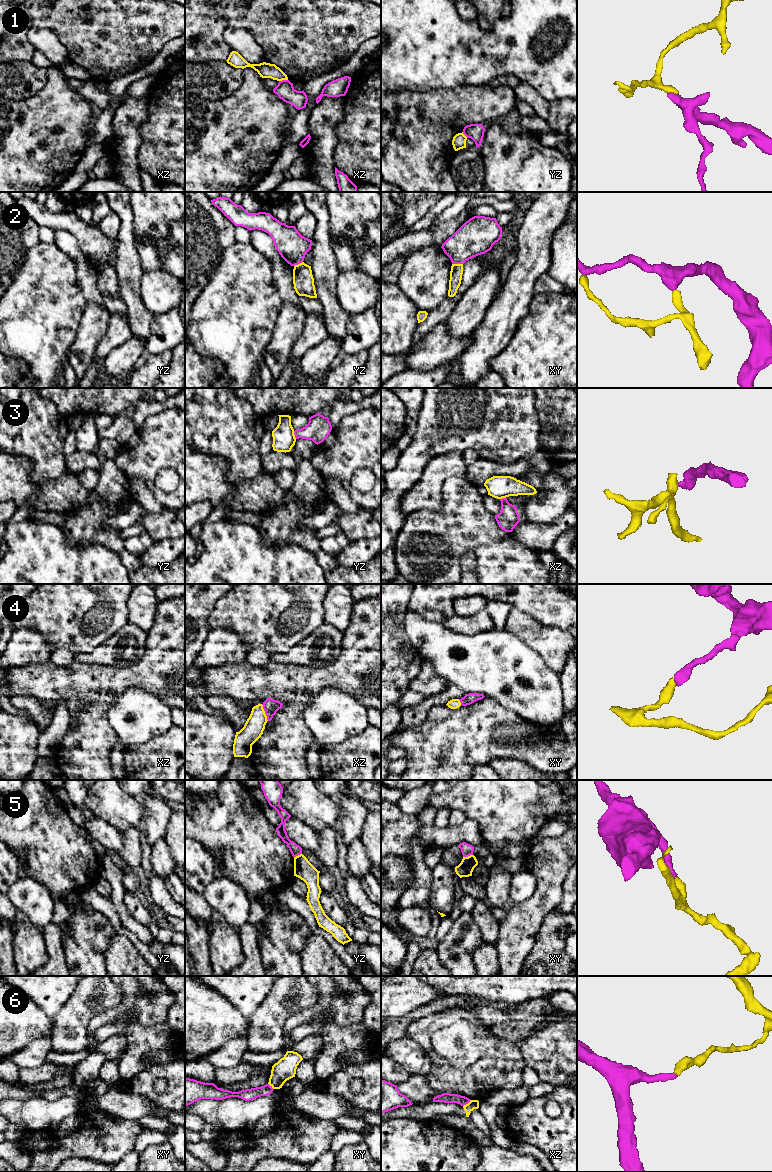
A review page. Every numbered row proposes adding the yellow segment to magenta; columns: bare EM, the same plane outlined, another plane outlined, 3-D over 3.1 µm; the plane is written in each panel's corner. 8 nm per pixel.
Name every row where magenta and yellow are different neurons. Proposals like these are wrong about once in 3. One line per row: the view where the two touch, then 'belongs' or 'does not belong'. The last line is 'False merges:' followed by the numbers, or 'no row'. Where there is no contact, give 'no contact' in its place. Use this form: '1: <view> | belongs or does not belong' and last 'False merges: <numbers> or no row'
1: xz | does not belong
2: xy | does not belong
3: yz | does not belong
4: xz | does not belong
5: xy | does not belong
6: xz | does not belong
False merges: 1, 2, 3, 4, 5, 6

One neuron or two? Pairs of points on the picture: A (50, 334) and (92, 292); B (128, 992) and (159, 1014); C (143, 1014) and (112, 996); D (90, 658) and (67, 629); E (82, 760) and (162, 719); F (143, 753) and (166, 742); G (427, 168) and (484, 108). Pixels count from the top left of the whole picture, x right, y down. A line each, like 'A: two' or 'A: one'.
A: two
B: one
C: two
D: two
E: two
F: one
G: one

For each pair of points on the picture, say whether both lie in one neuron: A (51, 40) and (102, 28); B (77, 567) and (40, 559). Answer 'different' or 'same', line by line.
A: different
B: same

